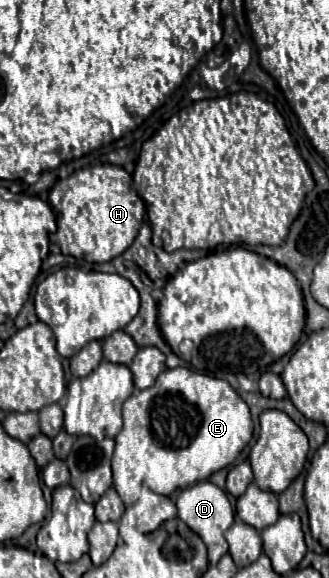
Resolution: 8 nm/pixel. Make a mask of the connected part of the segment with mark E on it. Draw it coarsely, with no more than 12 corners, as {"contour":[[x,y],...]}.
{"contour":[[164,370],[124,402],[126,506],[230,466],[252,440],[226,380]]}

